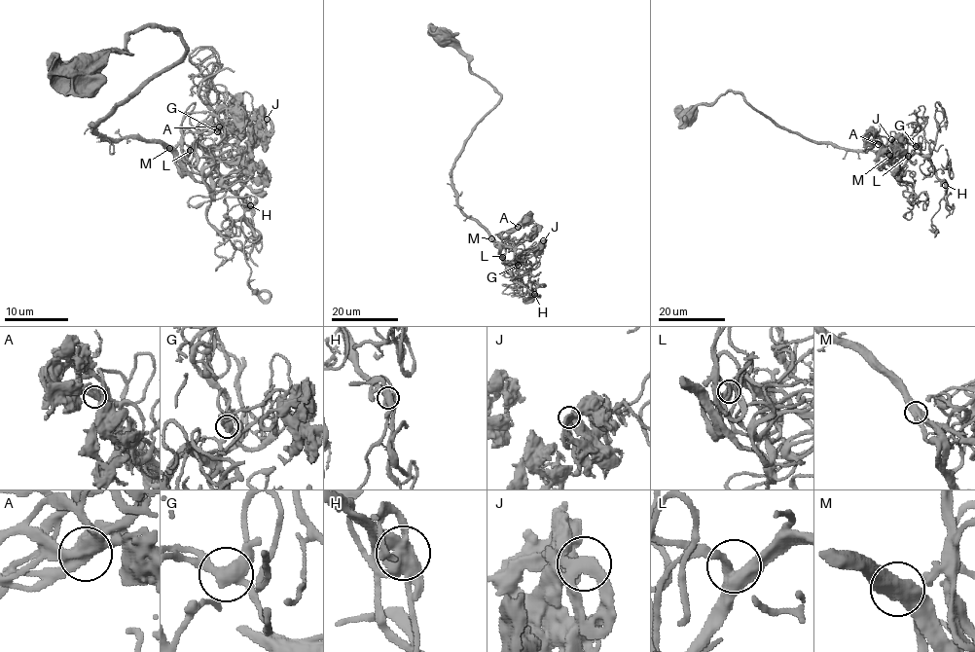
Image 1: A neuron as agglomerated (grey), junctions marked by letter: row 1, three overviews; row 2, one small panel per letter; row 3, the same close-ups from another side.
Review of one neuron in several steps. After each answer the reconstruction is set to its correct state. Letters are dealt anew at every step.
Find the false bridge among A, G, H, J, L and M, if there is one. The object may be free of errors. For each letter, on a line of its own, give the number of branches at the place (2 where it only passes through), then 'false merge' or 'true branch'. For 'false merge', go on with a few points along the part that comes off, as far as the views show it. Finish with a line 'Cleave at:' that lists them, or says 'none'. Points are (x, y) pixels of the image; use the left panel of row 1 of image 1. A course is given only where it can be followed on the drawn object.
A: 3 | true branch
G: 3 | true branch
H: 3 | true branch
J: 3 | true branch
L: 3 | true branch
M: 3 | true branch
Cleave at: none

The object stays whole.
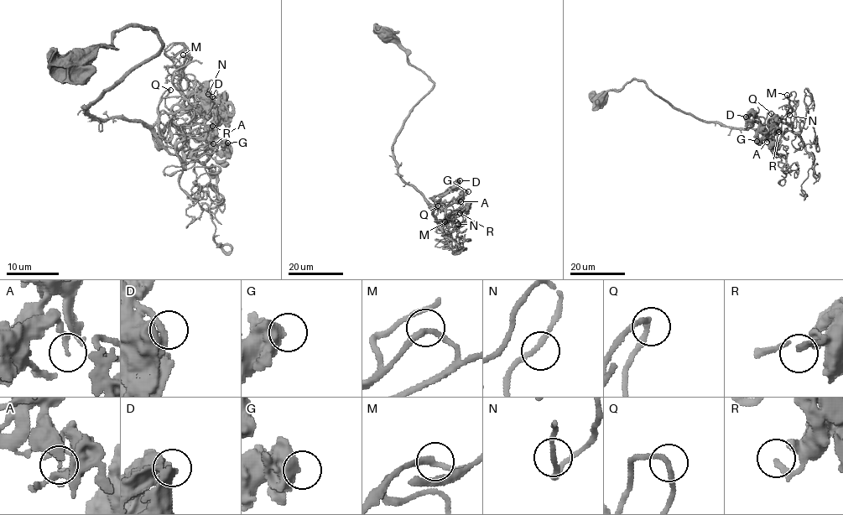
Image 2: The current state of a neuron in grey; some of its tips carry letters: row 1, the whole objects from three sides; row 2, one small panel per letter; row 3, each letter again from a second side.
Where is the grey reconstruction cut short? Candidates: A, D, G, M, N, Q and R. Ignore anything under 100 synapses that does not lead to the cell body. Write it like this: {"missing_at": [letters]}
{"missing_at": []}

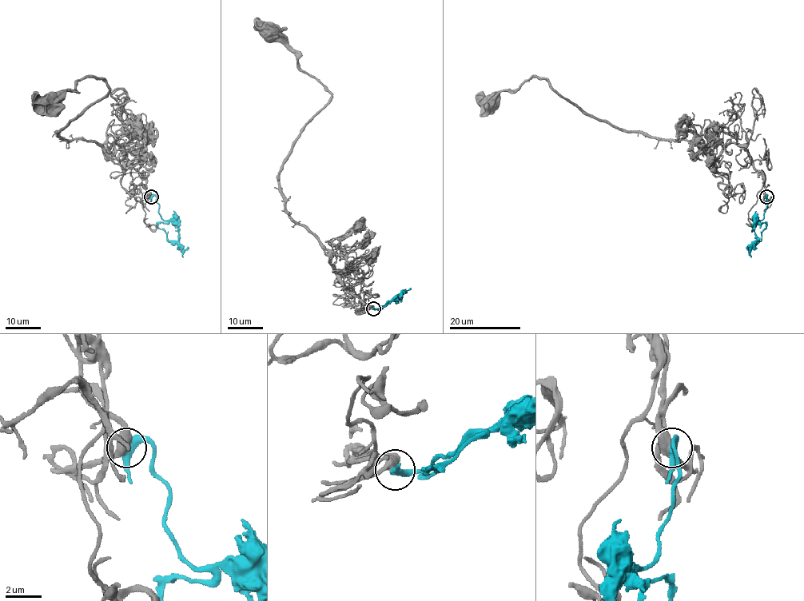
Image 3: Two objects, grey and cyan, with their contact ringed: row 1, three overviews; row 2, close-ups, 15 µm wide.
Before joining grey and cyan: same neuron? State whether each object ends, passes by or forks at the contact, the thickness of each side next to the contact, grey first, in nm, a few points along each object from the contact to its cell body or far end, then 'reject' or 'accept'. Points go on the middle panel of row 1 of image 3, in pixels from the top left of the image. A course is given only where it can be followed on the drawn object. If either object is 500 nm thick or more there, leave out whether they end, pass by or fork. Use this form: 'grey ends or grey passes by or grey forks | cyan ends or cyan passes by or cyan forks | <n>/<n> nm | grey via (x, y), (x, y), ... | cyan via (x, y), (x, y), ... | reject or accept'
grey passes by | cyan passes by | 460/440 nm | grey via (372, 308), (348, 291), (327, 250), (285, 208), (280, 167), (331, 94), (269, 34) | cyan via (373, 308), (381, 308), (405, 293) | accept

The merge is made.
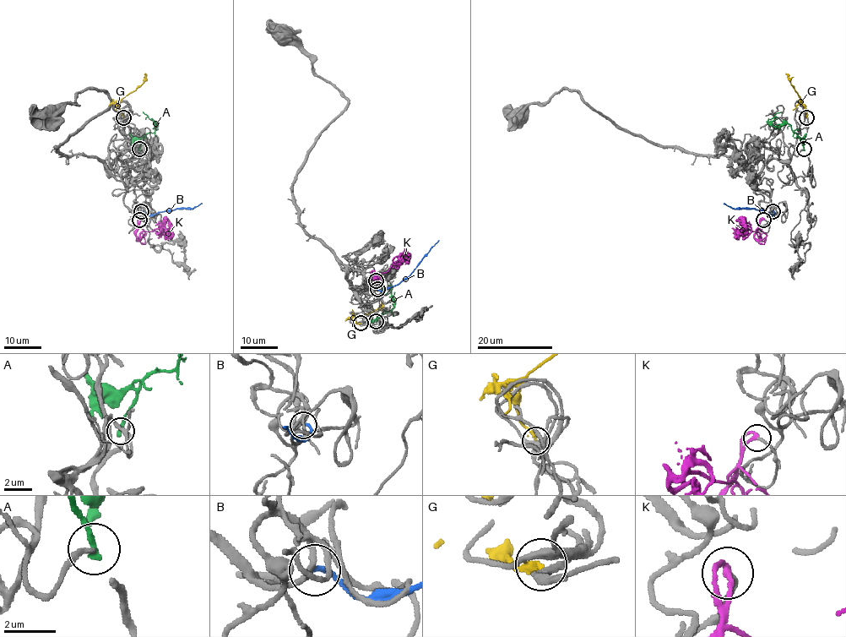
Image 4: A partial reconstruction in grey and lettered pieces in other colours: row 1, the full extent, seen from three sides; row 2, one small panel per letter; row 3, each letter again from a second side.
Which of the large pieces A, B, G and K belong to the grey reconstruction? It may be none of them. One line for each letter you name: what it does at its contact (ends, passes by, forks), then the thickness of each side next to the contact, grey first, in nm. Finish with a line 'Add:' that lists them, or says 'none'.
K: it passes by; calibres 110 and 200 nm
Add: K

